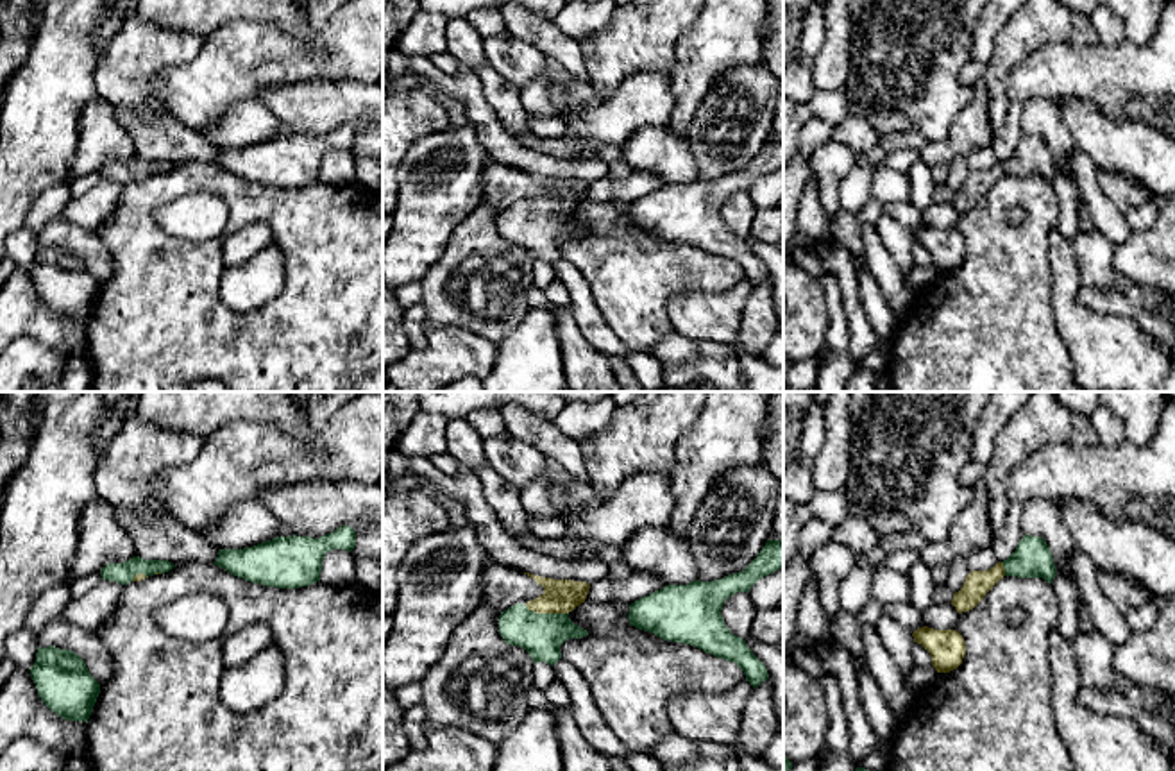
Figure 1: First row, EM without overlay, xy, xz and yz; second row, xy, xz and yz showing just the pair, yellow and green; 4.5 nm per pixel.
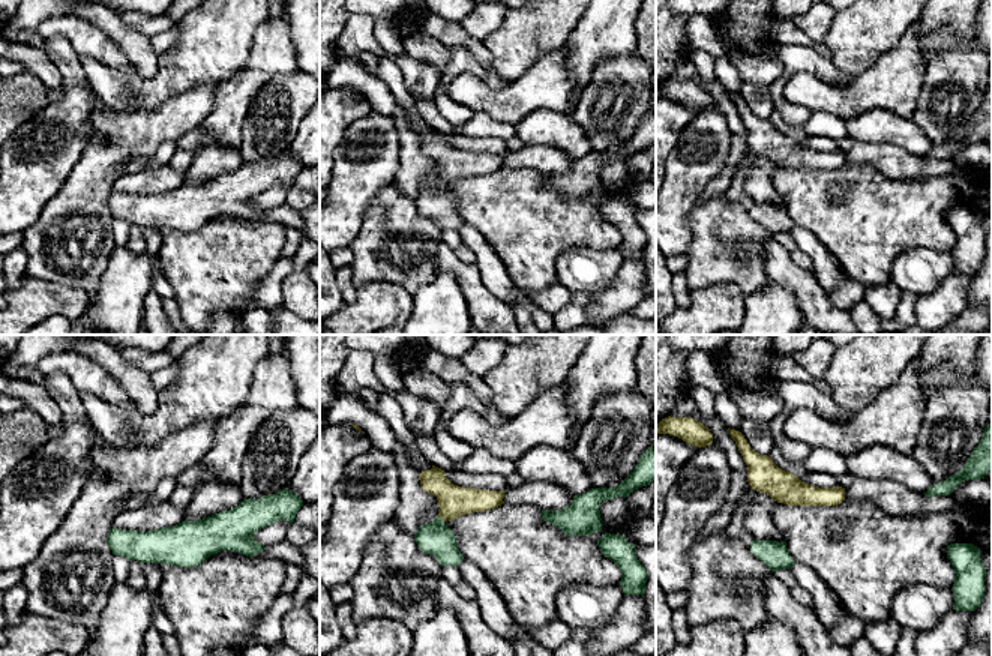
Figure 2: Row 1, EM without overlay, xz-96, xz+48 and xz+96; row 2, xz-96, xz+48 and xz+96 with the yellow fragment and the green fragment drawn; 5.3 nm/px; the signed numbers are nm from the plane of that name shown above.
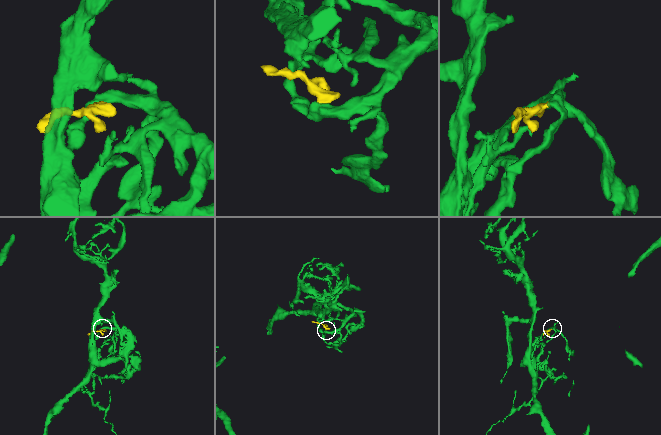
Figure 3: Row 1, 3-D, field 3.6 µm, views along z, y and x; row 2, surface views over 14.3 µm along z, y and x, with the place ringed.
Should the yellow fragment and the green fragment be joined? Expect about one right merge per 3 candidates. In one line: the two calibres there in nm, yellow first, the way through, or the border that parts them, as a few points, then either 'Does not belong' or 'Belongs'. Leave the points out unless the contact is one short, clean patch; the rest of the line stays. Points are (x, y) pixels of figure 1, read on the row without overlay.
Thickness 160 nm (yellow) against 190 nm. Path across: xz (560, 195), (546, 211), (541, 235). Belongs

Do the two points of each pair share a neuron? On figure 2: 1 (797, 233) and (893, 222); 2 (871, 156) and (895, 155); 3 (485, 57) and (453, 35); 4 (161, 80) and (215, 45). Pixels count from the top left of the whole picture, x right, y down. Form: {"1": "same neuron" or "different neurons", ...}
{"1": "different neurons", "2": "same neuron", "3": "same neuron", "4": "same neuron"}

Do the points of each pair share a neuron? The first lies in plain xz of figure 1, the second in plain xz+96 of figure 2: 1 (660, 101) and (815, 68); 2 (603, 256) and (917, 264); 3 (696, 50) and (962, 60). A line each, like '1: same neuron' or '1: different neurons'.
1: different neurons
2: different neurons
3: different neurons

